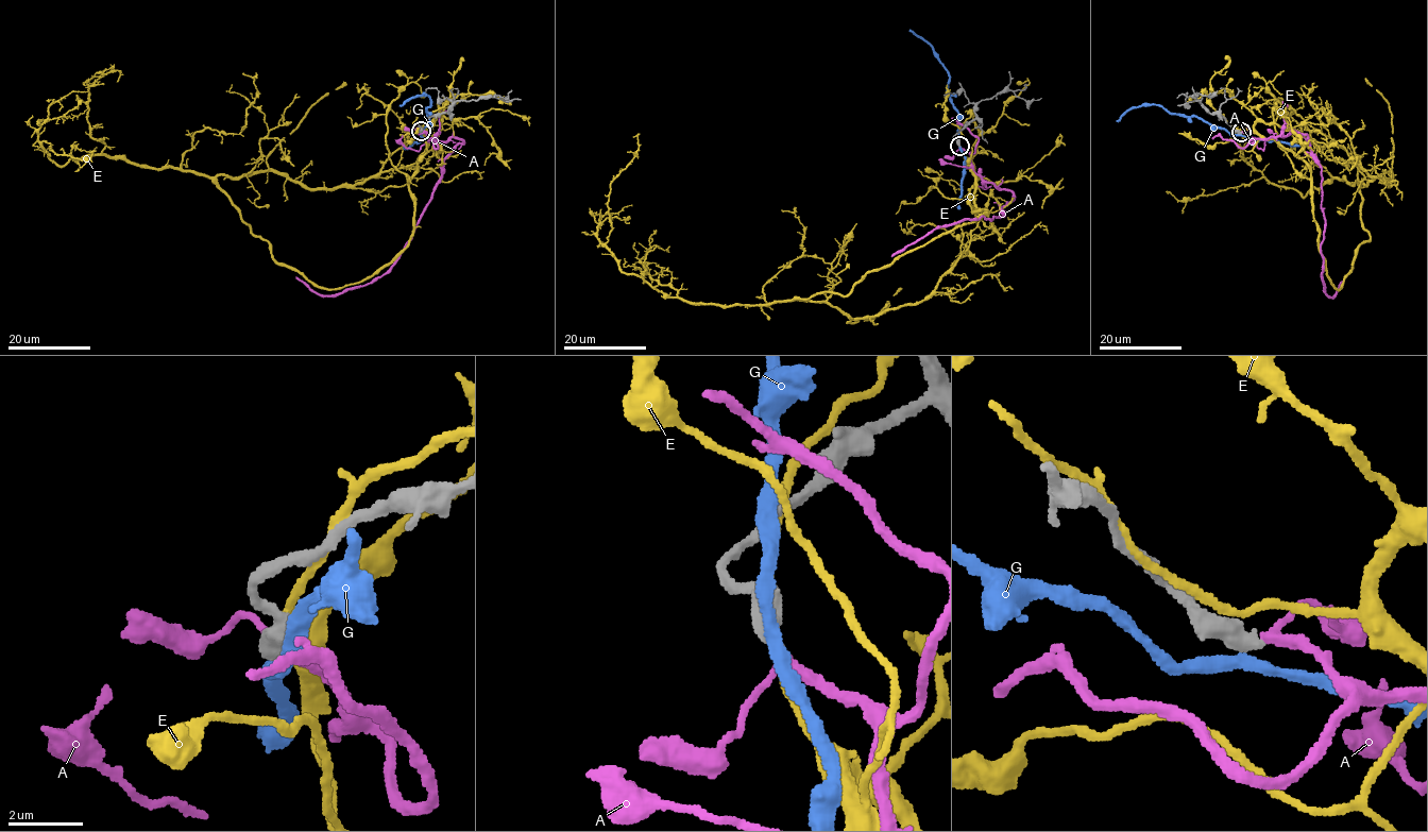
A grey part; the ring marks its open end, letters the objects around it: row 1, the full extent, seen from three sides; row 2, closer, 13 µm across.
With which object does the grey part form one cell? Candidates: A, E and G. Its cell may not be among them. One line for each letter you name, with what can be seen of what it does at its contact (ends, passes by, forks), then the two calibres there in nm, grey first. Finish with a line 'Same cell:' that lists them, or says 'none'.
A: it passes by; calibres 500 and 220 nm
Same cell: A

